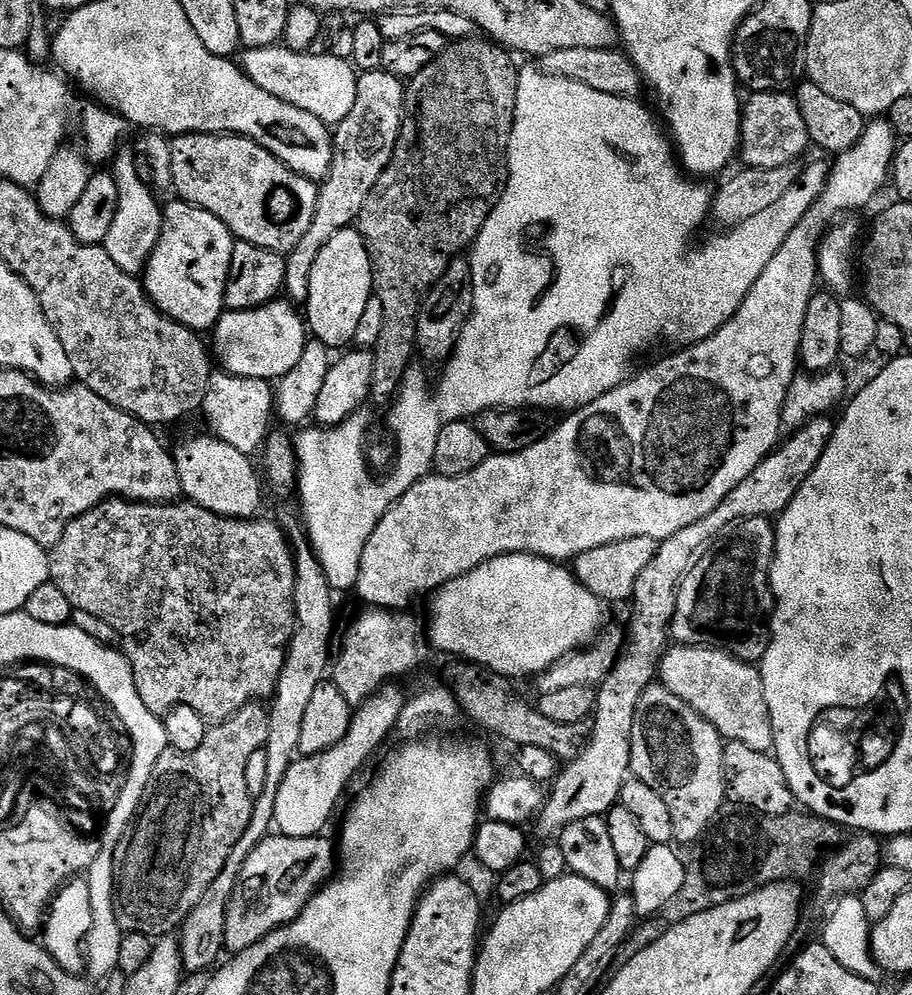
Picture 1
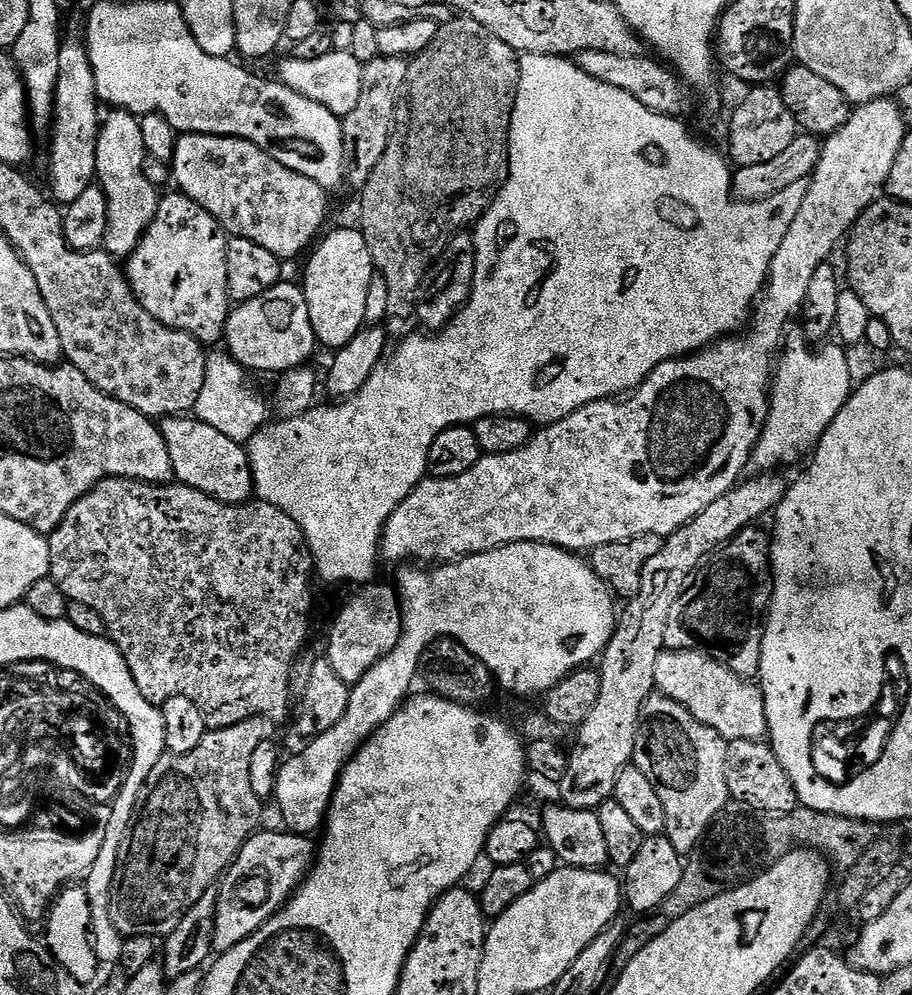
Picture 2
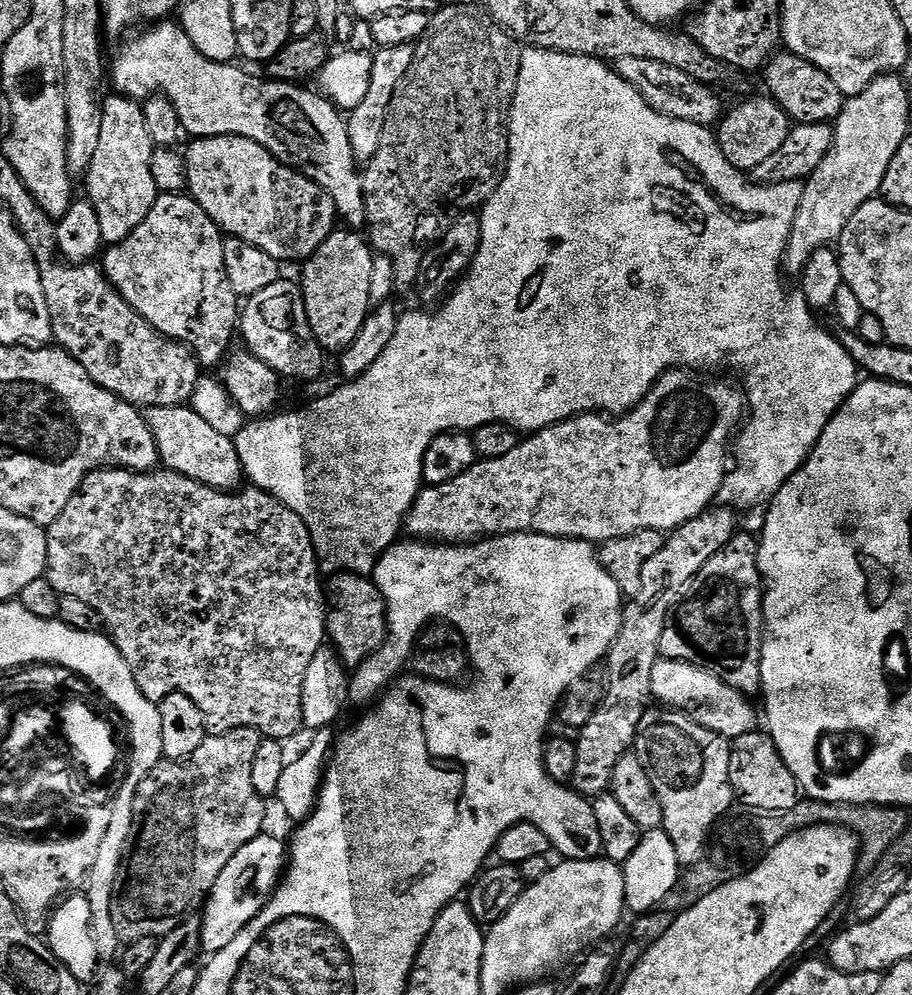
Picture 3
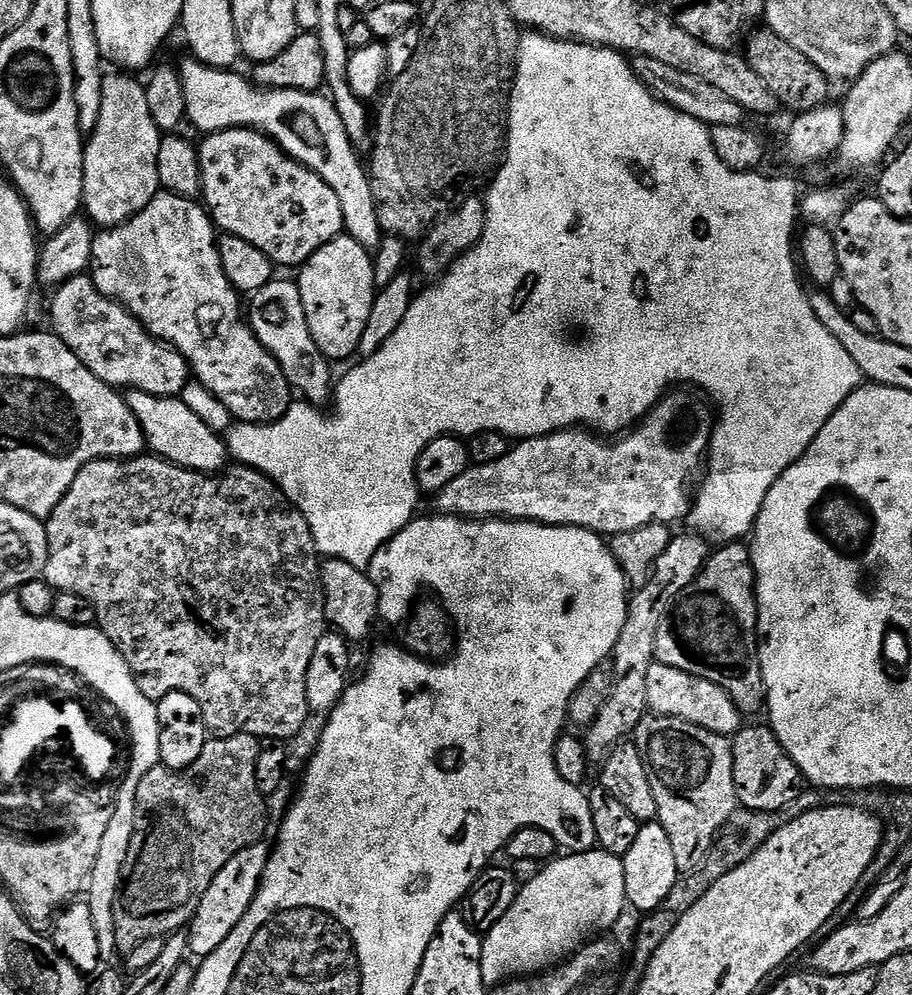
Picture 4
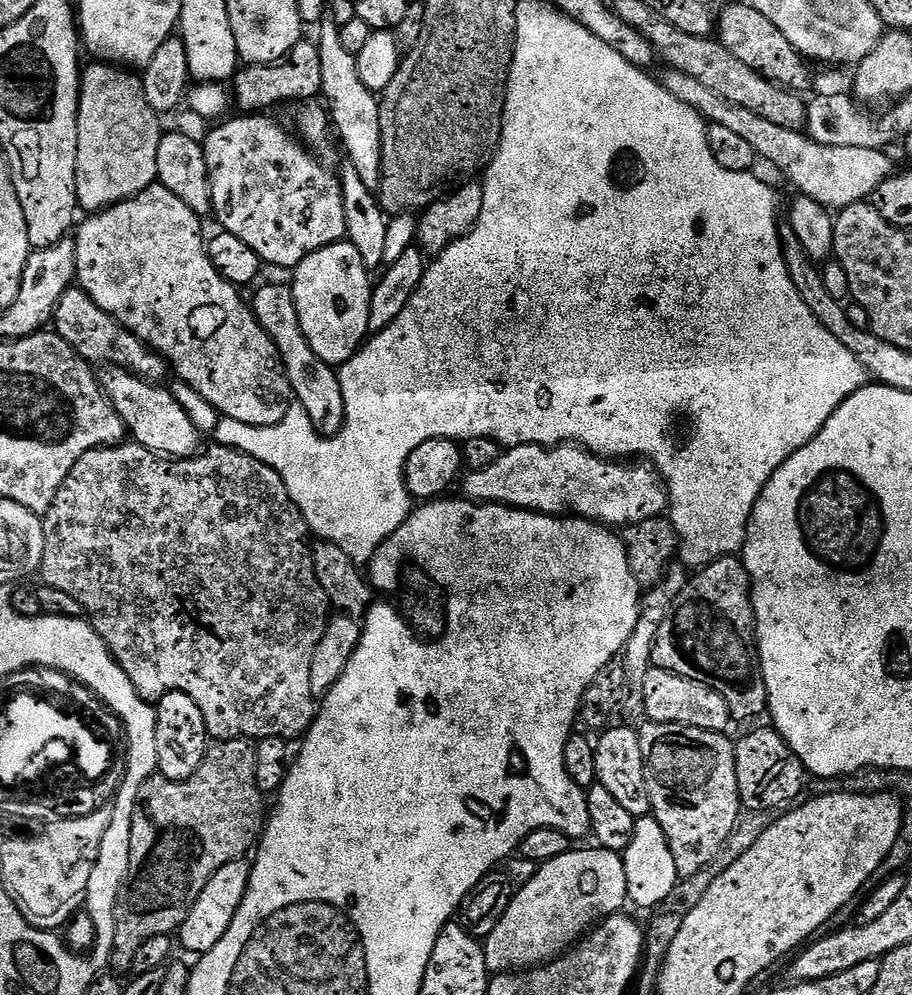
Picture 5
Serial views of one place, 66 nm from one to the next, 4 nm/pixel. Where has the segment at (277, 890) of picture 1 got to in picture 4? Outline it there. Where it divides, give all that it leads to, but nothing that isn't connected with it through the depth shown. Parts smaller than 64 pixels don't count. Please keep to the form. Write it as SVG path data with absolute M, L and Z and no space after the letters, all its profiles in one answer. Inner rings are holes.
M264 842L251 844L246 850L234 854L234 858L230 858L230 862L226 862L226 866L218 870L214 882L210 882L210 890L202 894L202 902L187 929L188 946L193 957L203 958L214 954L214 950L218 950L218 946L222 946L222 942L230 938L230 930L234 930L234 926L242 922L246 910L250 910L268 865L270 848L266 845Z

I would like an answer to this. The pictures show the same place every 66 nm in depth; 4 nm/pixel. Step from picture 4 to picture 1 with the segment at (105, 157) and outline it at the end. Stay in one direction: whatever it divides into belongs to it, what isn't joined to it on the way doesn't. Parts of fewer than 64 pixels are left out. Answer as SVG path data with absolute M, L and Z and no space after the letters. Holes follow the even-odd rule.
M127 150L116 153L110 164L110 171L114 182L118 182L118 208L110 226L110 234L106 234L102 246L120 269L126 270L126 274L139 277L148 265L154 246L160 241L160 231L164 225L162 204L152 197L153 189L149 181L140 176L138 160Z

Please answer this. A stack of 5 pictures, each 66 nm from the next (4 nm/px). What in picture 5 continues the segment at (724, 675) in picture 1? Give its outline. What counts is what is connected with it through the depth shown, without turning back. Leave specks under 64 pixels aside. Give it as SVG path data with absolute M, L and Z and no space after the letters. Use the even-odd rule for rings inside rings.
M652 666L643 673L640 684L640 692L644 695L644 712L649 716L652 724L684 724L687 722L693 728L701 728L707 732L727 733L728 723L734 720L731 710L726 706L726 702L712 688L707 688L702 682L694 682L682 678L673 672L667 672L661 668Z

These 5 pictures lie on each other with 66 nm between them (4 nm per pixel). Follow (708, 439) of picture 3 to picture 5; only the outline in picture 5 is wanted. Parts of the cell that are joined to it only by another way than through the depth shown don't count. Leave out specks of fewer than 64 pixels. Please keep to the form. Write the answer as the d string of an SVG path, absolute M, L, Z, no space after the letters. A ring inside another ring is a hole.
M527 444L509 448L501 451L496 460L490 462L490 466L477 472L469 471L467 475L463 477L463 495L467 499L473 502L507 504L510 508L525 508L527 512L543 512L545 516L575 514L605 526L631 526L655 516L663 517L666 512L666 492L658 483L651 467L640 462L609 462L602 456L595 456L587 448L574 444L557 444L555 448Z

